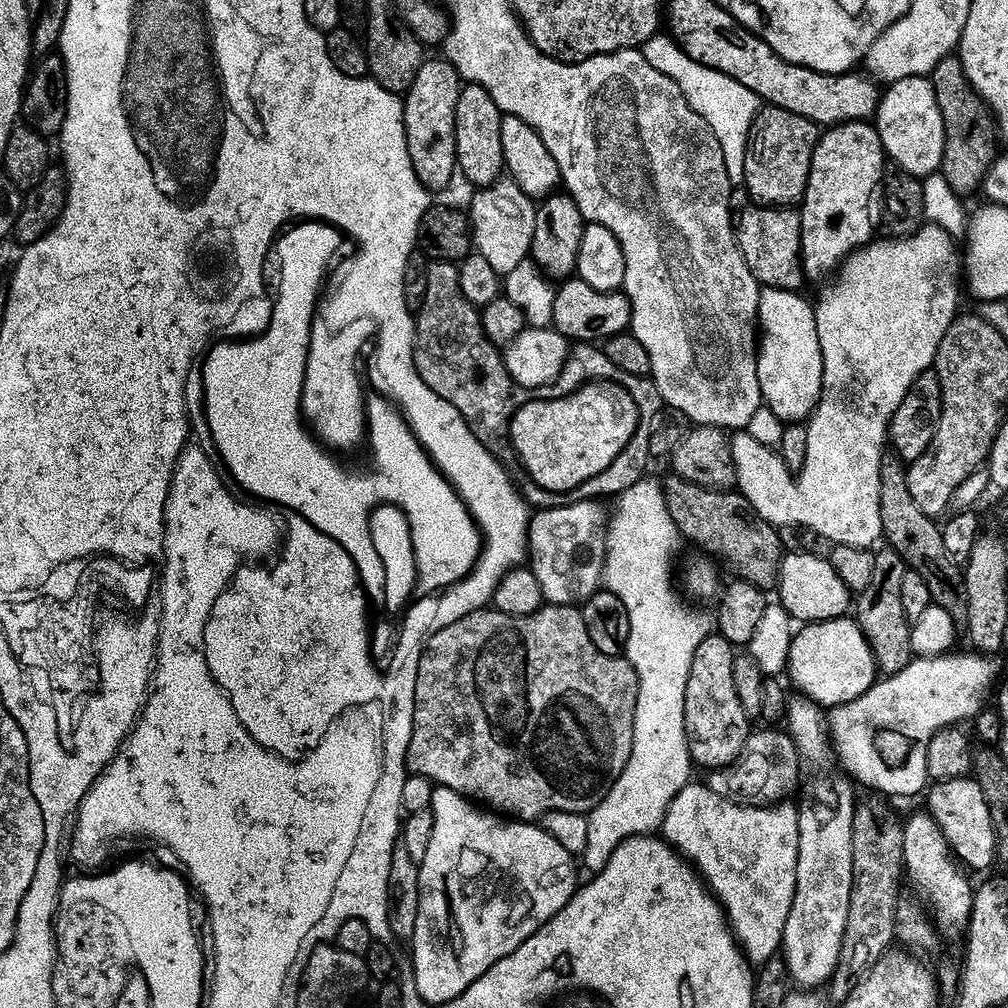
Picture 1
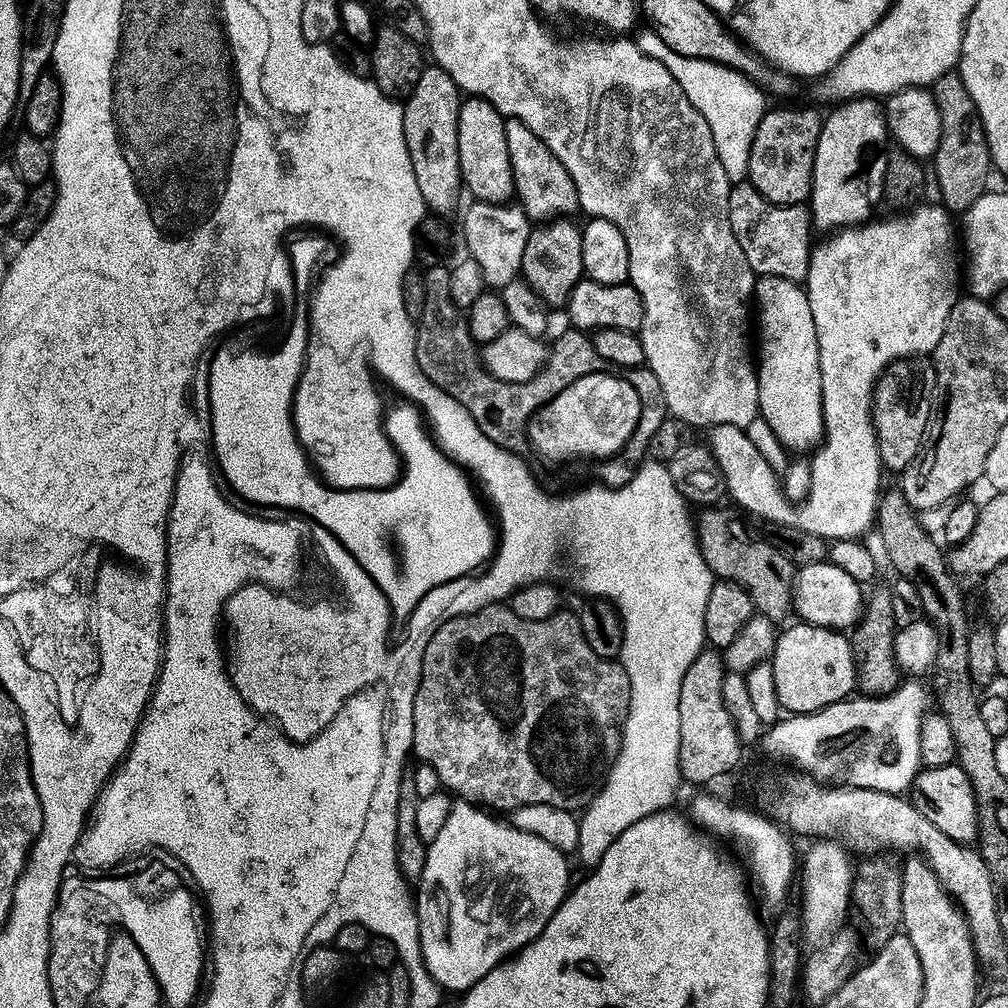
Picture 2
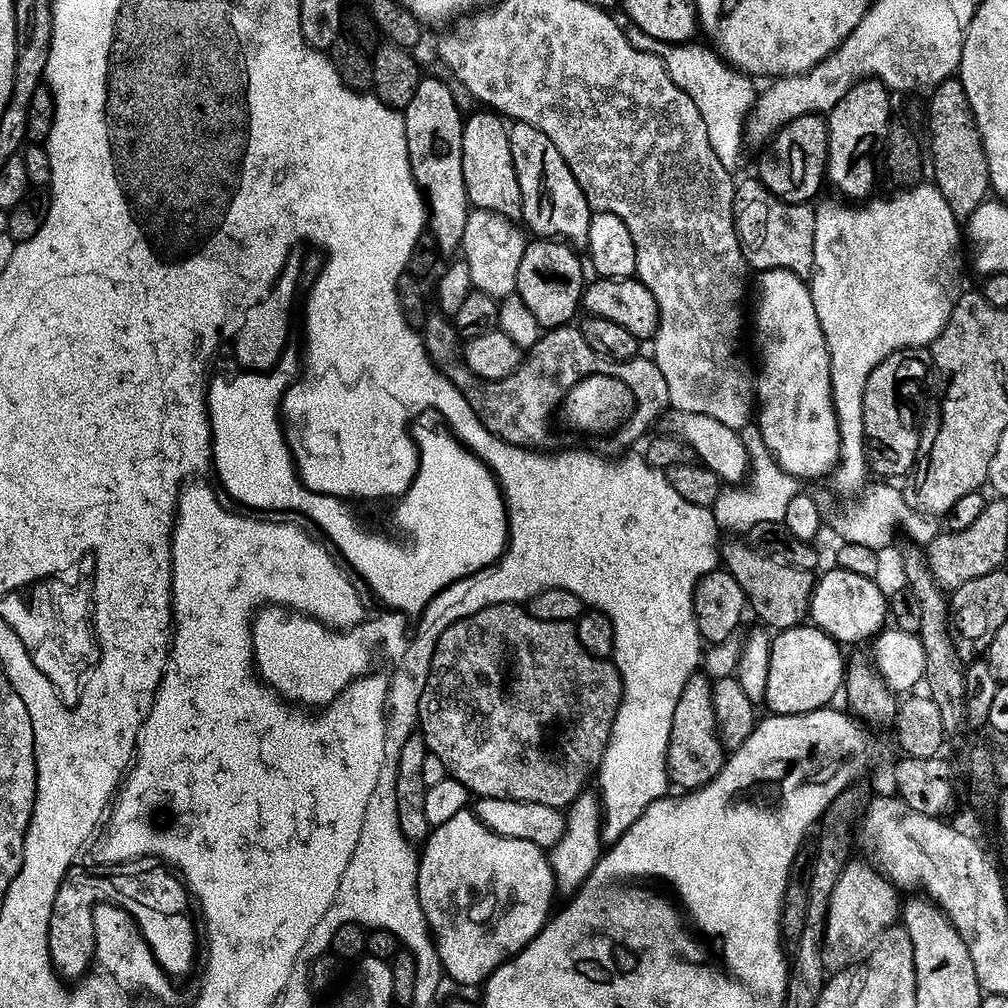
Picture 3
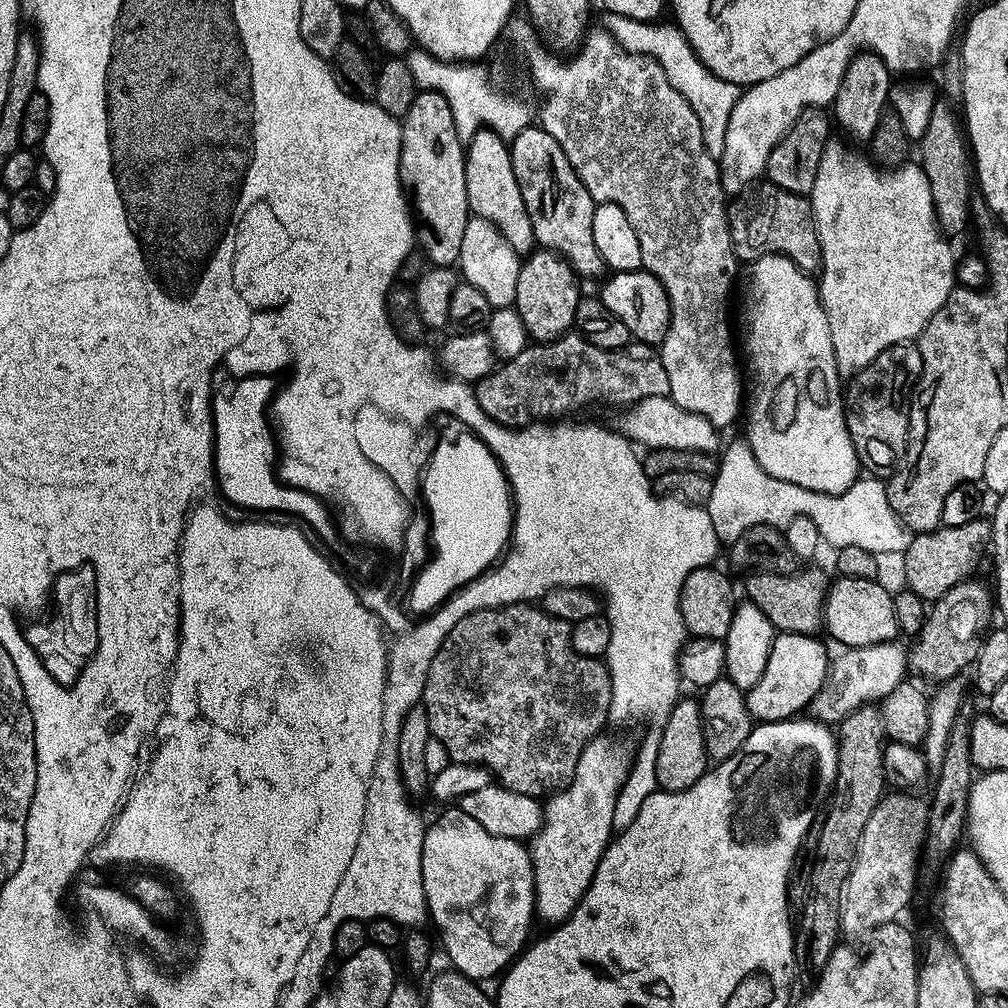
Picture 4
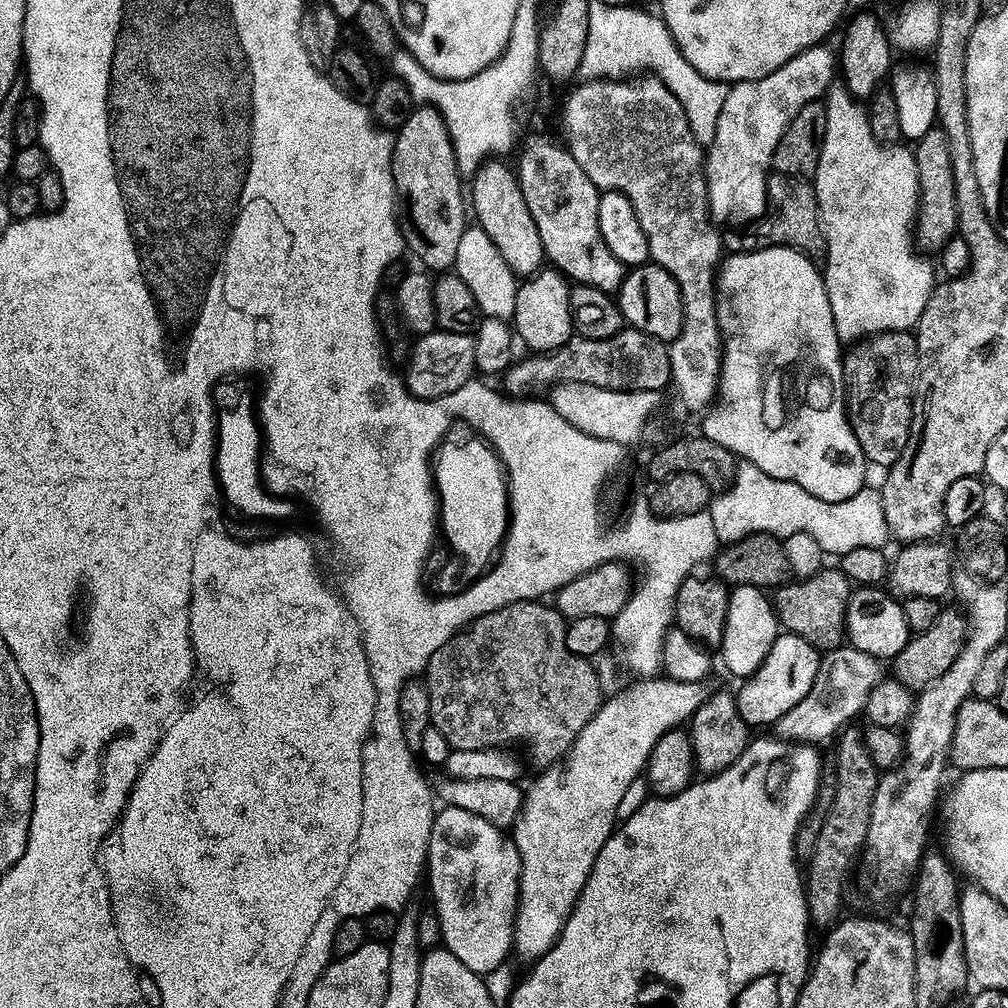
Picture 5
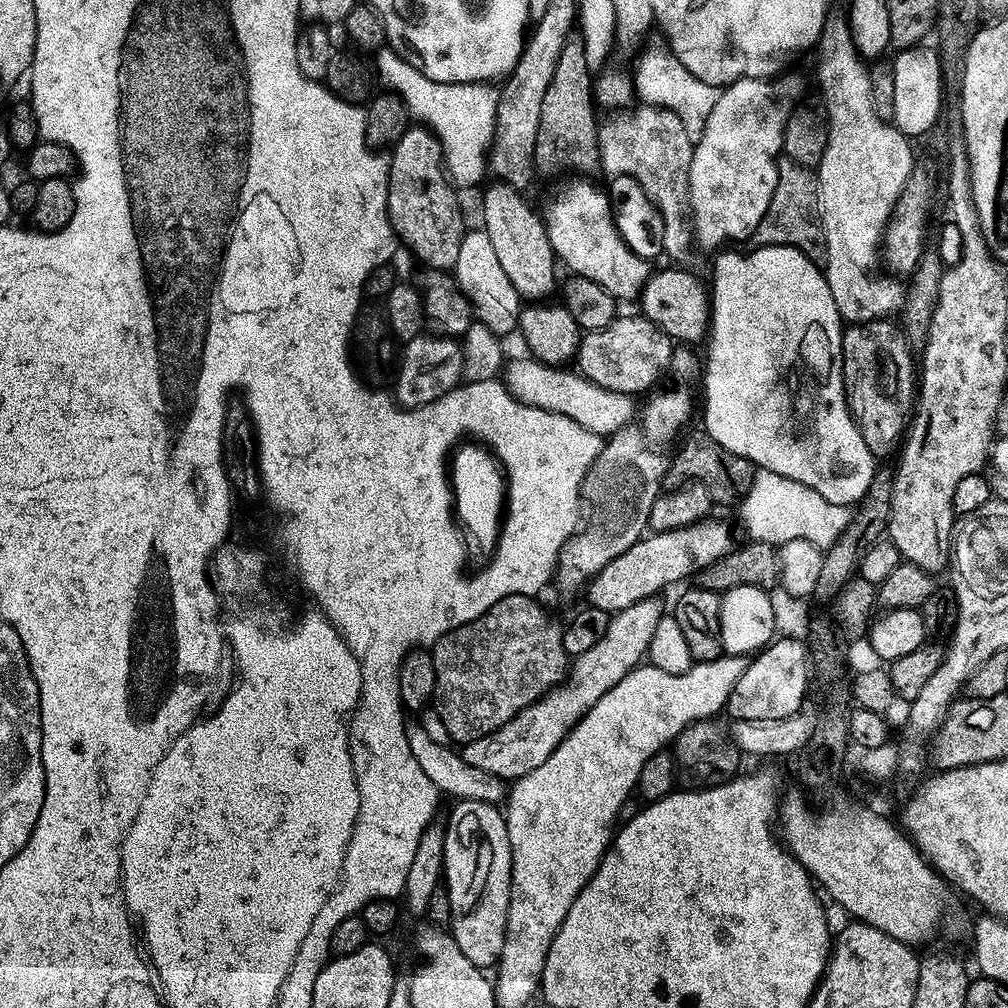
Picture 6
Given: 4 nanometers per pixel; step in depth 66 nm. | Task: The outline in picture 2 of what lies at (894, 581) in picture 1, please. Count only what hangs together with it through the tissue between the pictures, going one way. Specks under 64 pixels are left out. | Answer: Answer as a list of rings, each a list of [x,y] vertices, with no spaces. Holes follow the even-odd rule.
[[[878,586],[867,593],[864,611],[850,634],[849,644],[856,664],[857,691],[866,696],[887,696],[899,687],[900,670],[894,657],[894,622],[893,591]]]

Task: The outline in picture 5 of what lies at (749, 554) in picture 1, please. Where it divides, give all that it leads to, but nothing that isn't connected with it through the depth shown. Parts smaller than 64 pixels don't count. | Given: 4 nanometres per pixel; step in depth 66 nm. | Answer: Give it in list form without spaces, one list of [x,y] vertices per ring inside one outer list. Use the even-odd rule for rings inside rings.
[[[824,566],[813,576],[780,585],[774,592],[774,607],[785,633],[806,638],[818,650],[839,648],[846,640],[844,616],[848,613],[850,581],[839,567]]]

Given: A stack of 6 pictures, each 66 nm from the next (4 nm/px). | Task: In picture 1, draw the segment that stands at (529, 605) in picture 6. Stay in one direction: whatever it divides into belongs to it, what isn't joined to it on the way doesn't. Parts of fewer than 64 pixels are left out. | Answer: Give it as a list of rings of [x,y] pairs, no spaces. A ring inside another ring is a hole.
[[[545,603],[534,614],[521,616],[498,612],[491,606],[480,607],[484,608],[469,610],[462,618],[450,622],[450,626],[442,626],[442,630],[435,632],[424,644],[416,671],[414,718],[406,753],[407,771],[424,775],[433,785],[454,790],[473,801],[483,802],[497,813],[507,814],[525,822],[535,821],[549,811],[572,811],[583,814],[591,812],[594,806],[598,806],[598,802],[602,802],[602,798],[620,777],[630,758],[634,706],[638,698],[638,674],[634,666],[627,655],[602,654],[602,650],[598,650],[594,642],[590,642],[590,634],[586,634],[586,622],[582,622],[579,607],[571,604]]]

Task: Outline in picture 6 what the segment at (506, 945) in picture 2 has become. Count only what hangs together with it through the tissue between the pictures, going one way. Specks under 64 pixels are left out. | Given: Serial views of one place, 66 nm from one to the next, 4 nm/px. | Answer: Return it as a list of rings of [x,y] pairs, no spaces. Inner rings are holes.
[[[460,800],[453,803],[452,813],[446,819],[444,829],[444,875],[442,884],[447,888],[450,900],[450,931],[458,950],[470,958],[479,968],[491,969],[502,954],[502,942],[506,934],[506,918],[510,906],[512,885],[512,855],[510,838],[504,821],[505,813],[496,804],[486,801]]]

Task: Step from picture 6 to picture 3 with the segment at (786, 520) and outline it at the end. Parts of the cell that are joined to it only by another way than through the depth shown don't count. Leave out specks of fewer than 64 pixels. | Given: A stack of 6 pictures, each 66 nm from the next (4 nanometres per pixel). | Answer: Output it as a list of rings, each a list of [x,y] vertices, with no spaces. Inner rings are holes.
[[[749,422],[738,431],[749,459],[748,488],[730,486],[721,489],[711,508],[717,527],[721,531],[728,530],[732,532],[730,534],[746,534],[758,522],[782,522],[790,500],[800,492],[799,479],[783,471],[778,466],[776,459],[770,454],[769,448],[762,438],[761,430],[757,423]],[[884,480],[869,483],[858,496],[858,501],[850,507],[836,522],[836,530],[845,543],[855,542],[860,546],[870,546],[878,551],[884,546],[893,543],[893,536],[899,525],[910,537],[911,543],[916,546],[927,546],[942,530],[941,519],[934,515],[924,515],[921,512],[912,512],[905,502],[903,491],[897,486]]]

